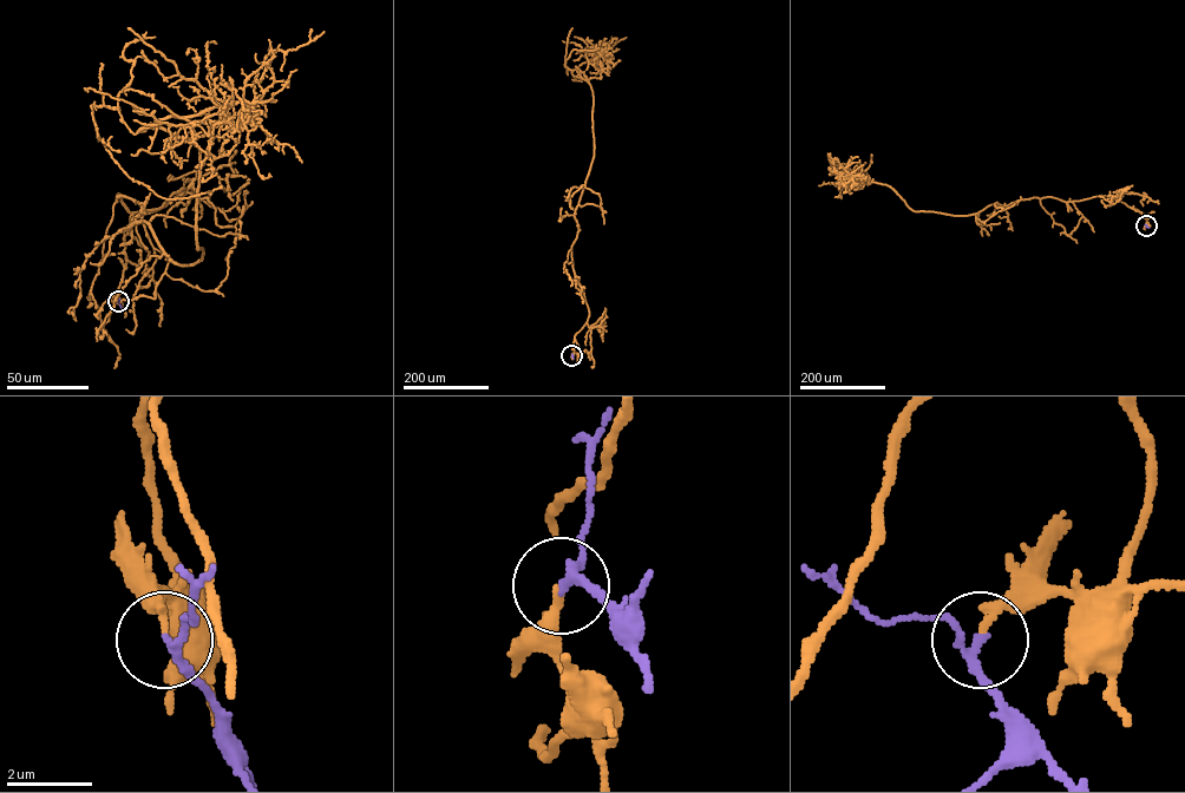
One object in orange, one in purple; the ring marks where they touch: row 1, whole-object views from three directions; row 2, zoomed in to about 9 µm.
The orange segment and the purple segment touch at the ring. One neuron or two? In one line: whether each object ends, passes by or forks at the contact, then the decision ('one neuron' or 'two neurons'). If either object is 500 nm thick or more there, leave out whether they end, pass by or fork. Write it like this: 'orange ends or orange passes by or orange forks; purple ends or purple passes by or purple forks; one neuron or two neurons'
orange ends; purple passes by; one neuron

